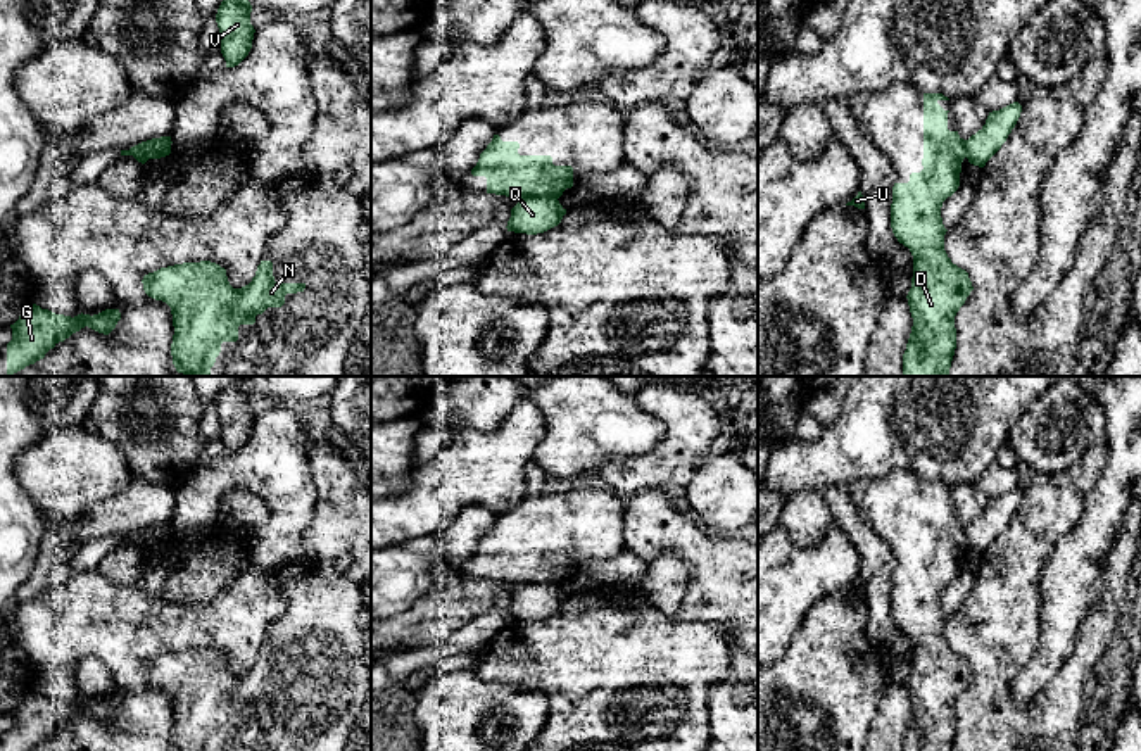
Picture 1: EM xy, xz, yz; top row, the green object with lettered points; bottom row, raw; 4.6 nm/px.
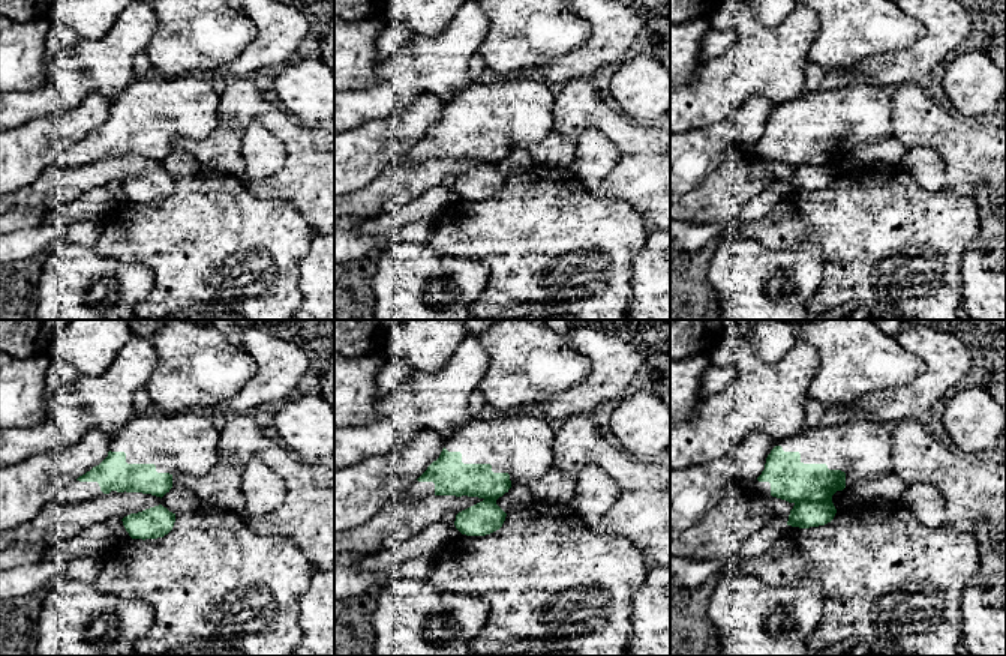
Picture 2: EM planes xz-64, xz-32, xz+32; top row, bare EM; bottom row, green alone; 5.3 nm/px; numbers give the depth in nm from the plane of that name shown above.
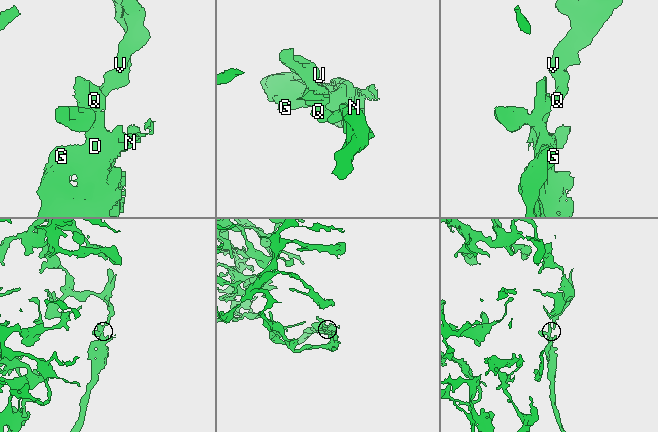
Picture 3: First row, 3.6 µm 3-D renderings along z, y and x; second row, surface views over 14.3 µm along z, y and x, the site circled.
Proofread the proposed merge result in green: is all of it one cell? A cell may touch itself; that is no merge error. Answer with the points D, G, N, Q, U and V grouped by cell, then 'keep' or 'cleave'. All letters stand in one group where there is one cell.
groups D G N U / Q V; cleave

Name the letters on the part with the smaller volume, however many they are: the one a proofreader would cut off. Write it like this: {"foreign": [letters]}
{"foreign": ["D", "G", "N", "U"]}

